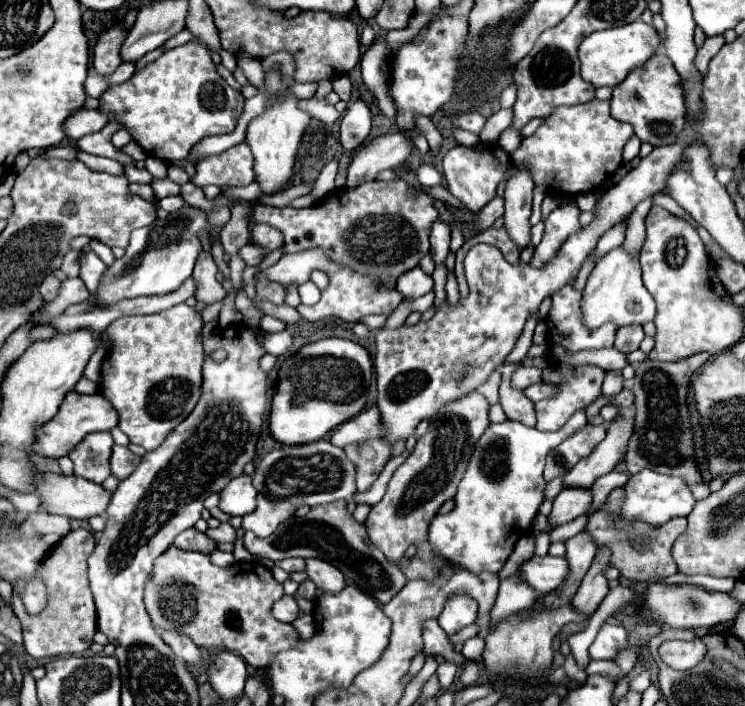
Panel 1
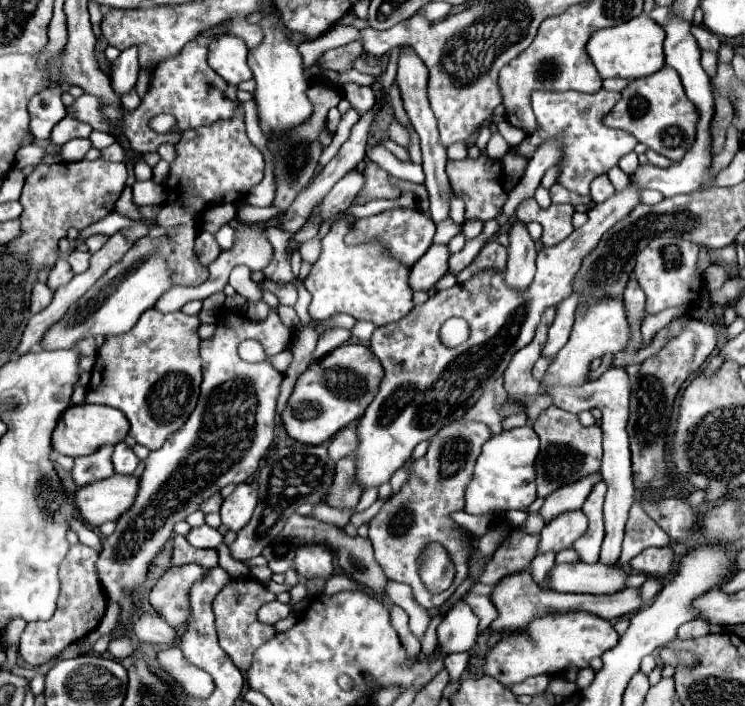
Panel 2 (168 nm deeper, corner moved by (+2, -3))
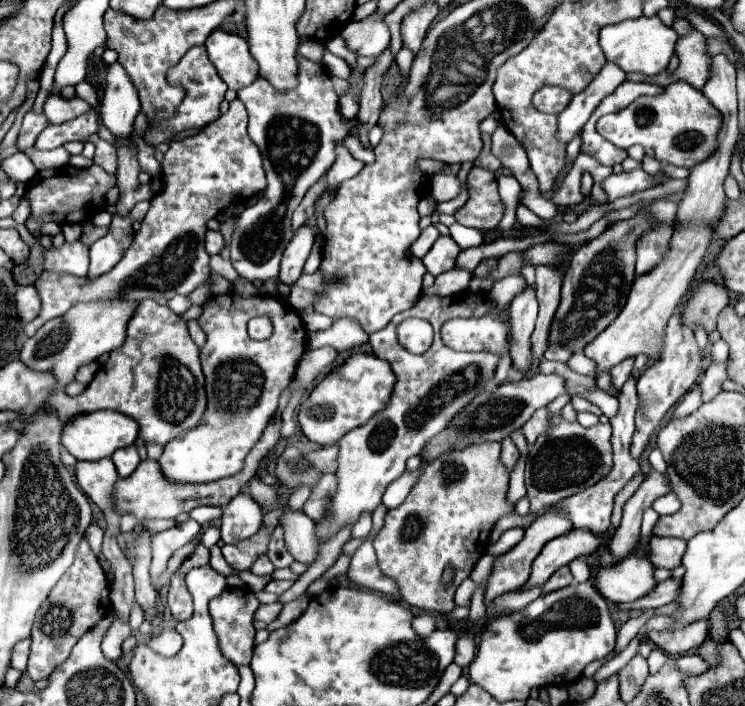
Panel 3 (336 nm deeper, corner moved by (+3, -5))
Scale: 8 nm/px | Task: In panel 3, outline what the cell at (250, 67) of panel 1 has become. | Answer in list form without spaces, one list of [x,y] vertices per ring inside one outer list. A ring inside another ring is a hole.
[[[218,28],[208,36],[206,50],[210,62],[230,90],[240,90],[258,78],[258,64],[254,62],[244,38]]]

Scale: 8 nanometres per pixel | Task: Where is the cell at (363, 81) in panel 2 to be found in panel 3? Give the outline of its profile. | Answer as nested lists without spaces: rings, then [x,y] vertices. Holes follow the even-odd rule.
[[[328,50],[324,52],[324,60],[322,60],[322,64],[324,64],[324,68],[330,72],[330,76],[348,80],[350,74],[352,74],[352,70],[348,68],[348,64],[346,64],[342,58],[338,58],[338,56],[334,56],[332,52],[328,52]]]

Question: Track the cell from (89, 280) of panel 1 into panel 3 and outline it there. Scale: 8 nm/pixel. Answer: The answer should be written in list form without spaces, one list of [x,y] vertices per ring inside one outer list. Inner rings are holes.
[[[80,240],[74,244],[64,244],[58,250],[50,248],[44,252],[44,268],[56,272],[68,272],[74,276],[86,276],[88,272],[88,246]]]

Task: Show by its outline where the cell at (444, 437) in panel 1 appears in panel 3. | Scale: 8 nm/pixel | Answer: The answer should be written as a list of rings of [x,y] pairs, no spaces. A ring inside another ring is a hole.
[[[500,442],[470,444],[464,450],[444,452],[424,470],[416,486],[410,490],[408,498],[398,508],[386,512],[384,526],[372,544],[378,556],[380,570],[398,582],[400,596],[406,604],[426,612],[440,612],[440,614],[446,614],[454,608],[454,592],[460,586],[460,582],[470,576],[474,564],[486,552],[492,526],[500,516],[512,512],[512,506],[506,502],[508,472],[498,462],[498,456],[500,456]],[[448,564],[456,570],[456,576],[454,582],[444,588],[440,584],[440,576]]]

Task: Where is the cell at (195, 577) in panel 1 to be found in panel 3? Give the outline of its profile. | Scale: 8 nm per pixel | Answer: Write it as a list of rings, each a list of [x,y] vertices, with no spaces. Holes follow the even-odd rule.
[[[226,588],[220,596],[212,598],[210,602],[210,616],[214,620],[214,632],[218,636],[220,650],[236,666],[248,666],[252,660],[252,648],[254,648],[254,636],[256,636],[252,618],[258,606],[260,606],[260,600],[256,598],[256,592],[246,588]]]

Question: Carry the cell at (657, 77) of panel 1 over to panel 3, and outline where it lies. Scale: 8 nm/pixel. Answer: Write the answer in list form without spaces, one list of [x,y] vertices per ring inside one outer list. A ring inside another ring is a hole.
[[[678,80],[664,88],[656,96],[640,96],[628,108],[602,116],[596,124],[598,132],[618,148],[630,148],[634,144],[644,146],[646,154],[662,164],[674,164],[692,168],[706,160],[716,148],[716,134],[720,130],[720,112],[712,108],[708,98],[692,88],[688,82]]]

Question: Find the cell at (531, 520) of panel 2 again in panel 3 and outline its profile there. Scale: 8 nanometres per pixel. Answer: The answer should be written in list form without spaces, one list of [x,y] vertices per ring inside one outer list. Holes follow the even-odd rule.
[[[510,528],[510,530],[506,530],[506,532],[498,538],[496,544],[488,544],[488,546],[486,546],[486,554],[494,556],[494,558],[496,558],[496,556],[502,556],[502,554],[508,552],[512,546],[516,546],[522,536],[524,536],[524,528]]]

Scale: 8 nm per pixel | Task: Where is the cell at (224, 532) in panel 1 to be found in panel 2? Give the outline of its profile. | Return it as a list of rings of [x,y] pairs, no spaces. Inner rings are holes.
[[[203,524],[203,526],[191,528],[191,532],[185,536],[185,540],[189,544],[195,544],[195,548],[217,548],[223,542],[223,536],[215,528]]]

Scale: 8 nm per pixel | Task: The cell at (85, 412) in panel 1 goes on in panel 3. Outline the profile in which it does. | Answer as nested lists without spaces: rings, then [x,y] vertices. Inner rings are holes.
[[[96,410],[90,414],[74,416],[62,430],[62,446],[76,458],[76,460],[98,460],[112,456],[118,448],[134,444],[138,438],[138,424],[114,410]]]

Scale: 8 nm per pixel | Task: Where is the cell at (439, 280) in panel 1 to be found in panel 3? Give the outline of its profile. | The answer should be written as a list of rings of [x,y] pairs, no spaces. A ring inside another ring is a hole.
[[[452,224],[450,226],[450,236],[454,238],[454,242],[464,250],[470,246],[480,246],[484,242],[484,232],[476,230],[476,228],[466,228],[462,224]]]

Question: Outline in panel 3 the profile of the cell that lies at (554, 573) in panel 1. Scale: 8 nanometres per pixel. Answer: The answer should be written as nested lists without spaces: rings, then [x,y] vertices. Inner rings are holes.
[[[632,556],[610,568],[598,568],[594,588],[610,602],[632,602],[656,586],[652,570],[648,558]]]

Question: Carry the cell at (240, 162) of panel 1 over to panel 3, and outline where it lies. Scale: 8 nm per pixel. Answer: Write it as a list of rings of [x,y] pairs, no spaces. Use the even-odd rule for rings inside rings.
[[[236,98],[230,110],[212,124],[204,126],[198,134],[172,140],[170,150],[162,162],[164,188],[150,200],[150,210],[136,232],[132,246],[112,268],[110,274],[100,278],[78,278],[58,272],[42,272],[36,280],[36,290],[42,298],[42,312],[38,318],[24,326],[26,336],[32,336],[48,320],[62,316],[70,306],[80,300],[98,298],[124,298],[124,300],[160,300],[178,294],[190,294],[210,278],[210,256],[204,250],[204,234],[208,220],[216,218],[224,208],[248,200],[266,188],[260,150],[246,132],[248,112]]]

